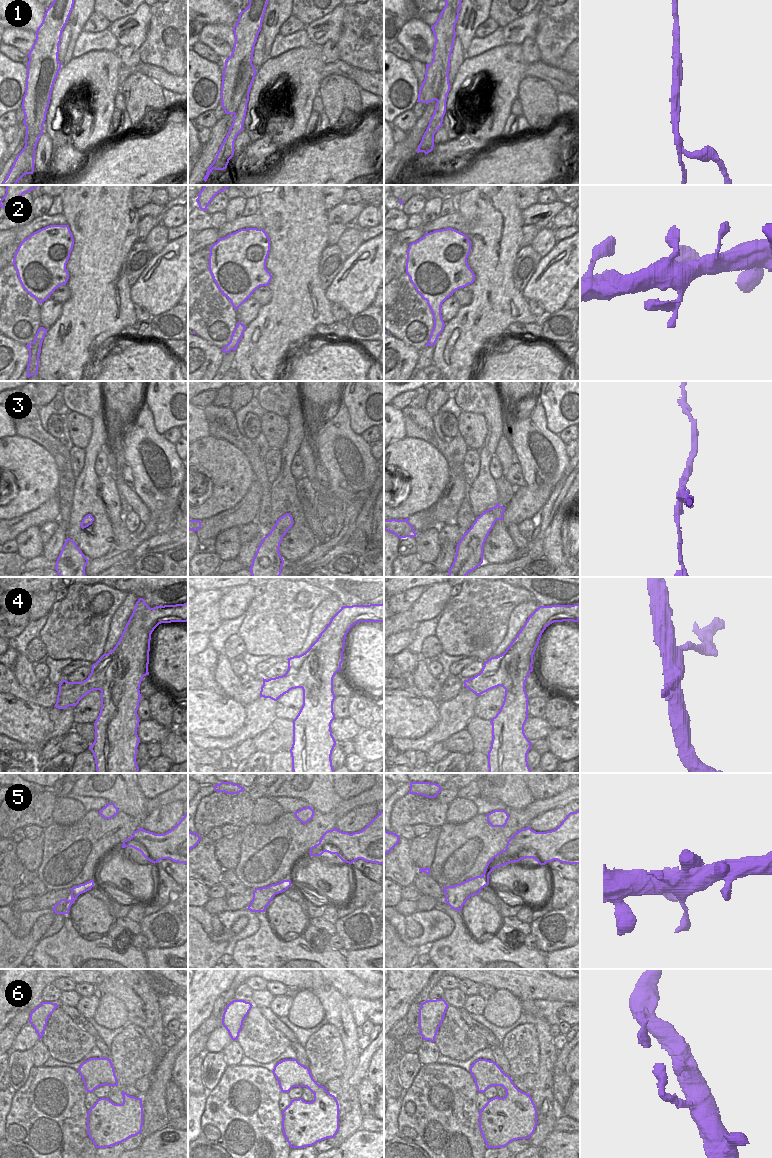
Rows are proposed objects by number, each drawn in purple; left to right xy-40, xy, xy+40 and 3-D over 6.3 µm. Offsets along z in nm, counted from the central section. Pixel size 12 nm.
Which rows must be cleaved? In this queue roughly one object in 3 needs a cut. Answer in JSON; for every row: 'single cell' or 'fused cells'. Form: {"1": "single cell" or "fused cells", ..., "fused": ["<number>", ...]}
{"1": "fused cells", "2": "single cell", "3": "fused cells", "4": "fused cells", "5": "single cell", "6": "single cell", "fused": ["1", "3", "4"]}

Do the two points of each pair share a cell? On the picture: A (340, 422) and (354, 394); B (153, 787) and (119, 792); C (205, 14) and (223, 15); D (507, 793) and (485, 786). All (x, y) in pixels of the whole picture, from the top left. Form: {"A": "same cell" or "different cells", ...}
{"A": "different cells", "B": "different cells", "C": "same cell", "D": "same cell"}

